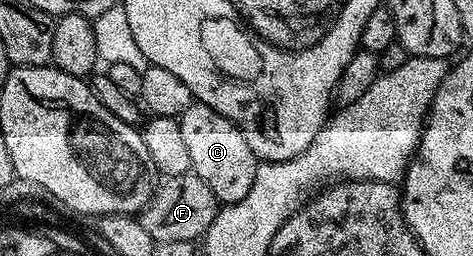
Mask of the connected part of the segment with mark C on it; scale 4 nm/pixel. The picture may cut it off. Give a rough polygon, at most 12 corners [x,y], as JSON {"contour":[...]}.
{"contour":[[196,101],[179,122],[192,174],[243,201],[259,162],[227,117]]}

